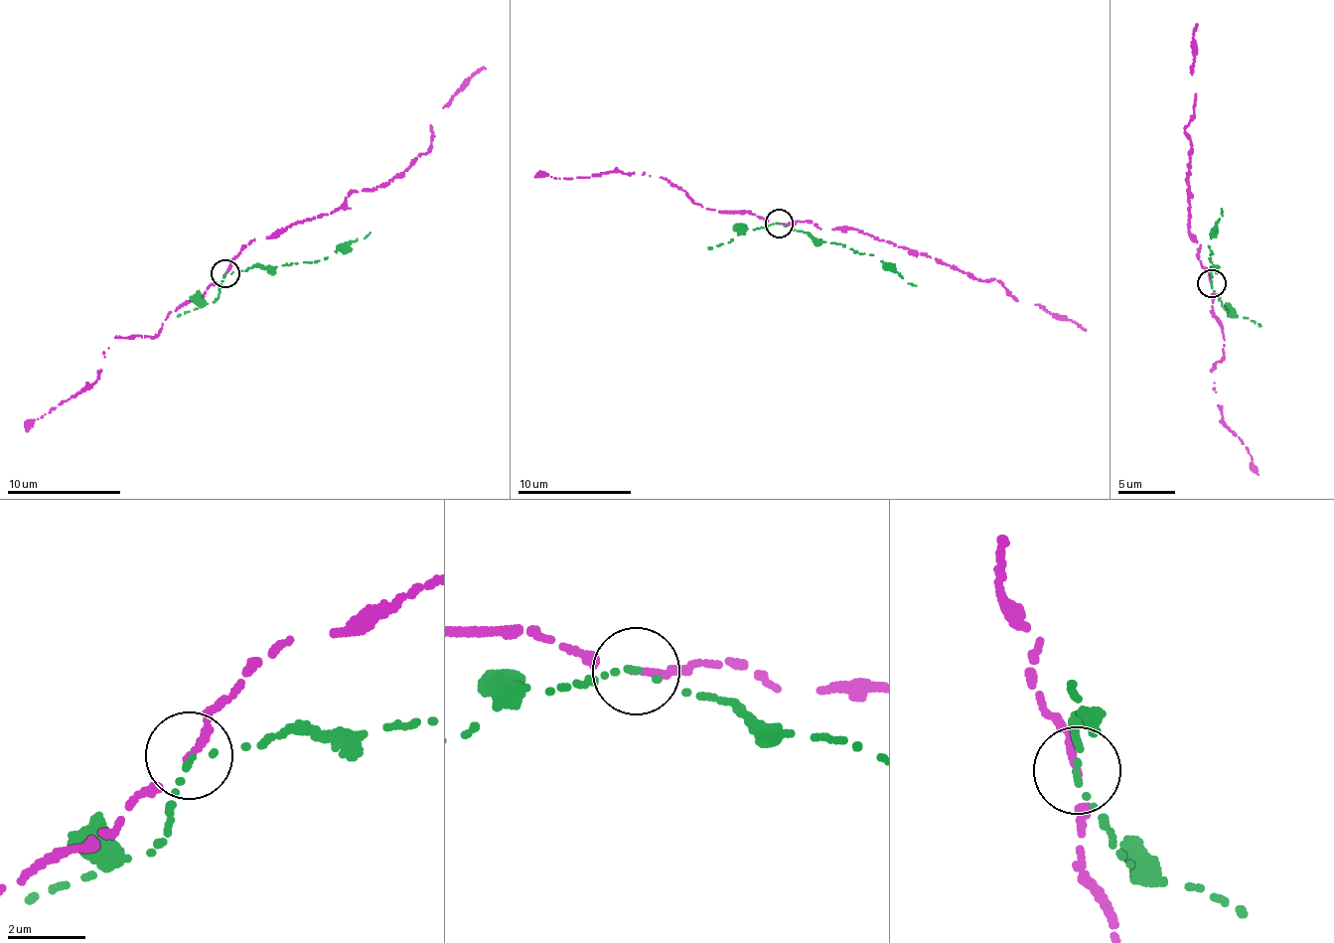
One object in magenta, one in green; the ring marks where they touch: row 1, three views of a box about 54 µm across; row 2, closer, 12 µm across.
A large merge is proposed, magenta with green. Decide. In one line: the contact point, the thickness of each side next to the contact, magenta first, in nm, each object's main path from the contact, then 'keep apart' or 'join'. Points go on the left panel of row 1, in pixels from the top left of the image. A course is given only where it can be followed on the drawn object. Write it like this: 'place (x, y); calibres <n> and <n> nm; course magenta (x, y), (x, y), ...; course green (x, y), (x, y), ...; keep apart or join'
place (224, 273); calibres 140 and 150 nm; course magenta (223, 274), (250, 240), (333, 214), (354, 191), (396, 177), (428, 149), (431, 125), (458, 88), (485, 68); course green (223, 274), (252, 265), (325, 259), (370, 232); keep apart

